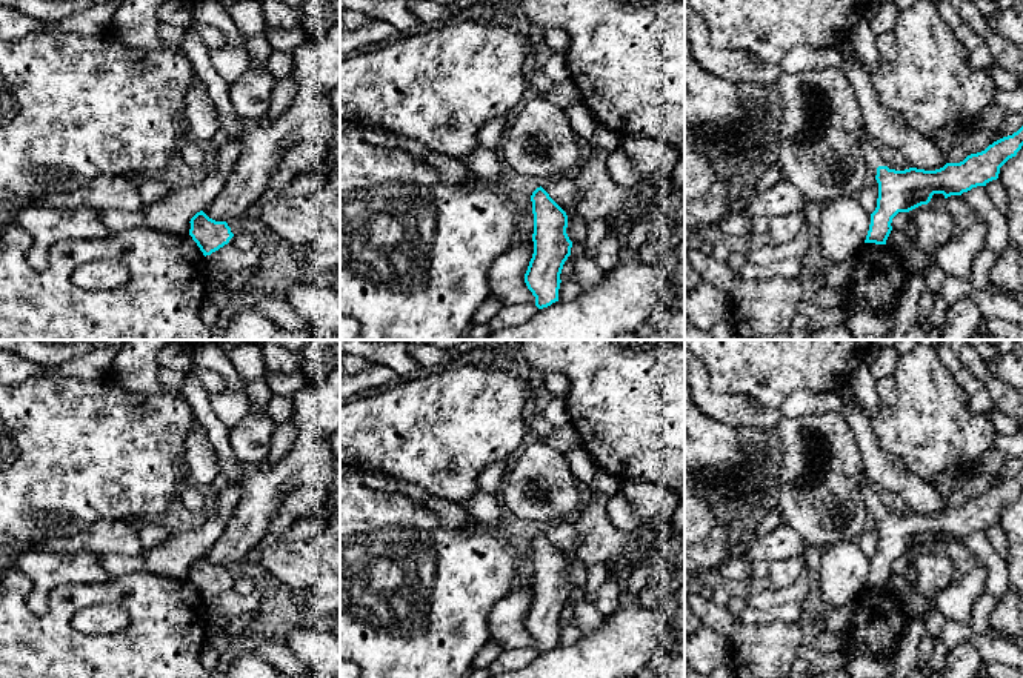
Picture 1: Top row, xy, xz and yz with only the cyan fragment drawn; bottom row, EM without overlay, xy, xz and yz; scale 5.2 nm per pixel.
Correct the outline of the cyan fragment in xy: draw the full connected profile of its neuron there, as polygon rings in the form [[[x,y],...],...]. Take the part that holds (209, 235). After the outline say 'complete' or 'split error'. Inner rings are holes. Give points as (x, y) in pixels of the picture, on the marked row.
[[[203,211],[197,212],[189,223],[189,235],[197,243],[205,257],[228,244],[234,237],[226,221],[215,221]]] | complete

